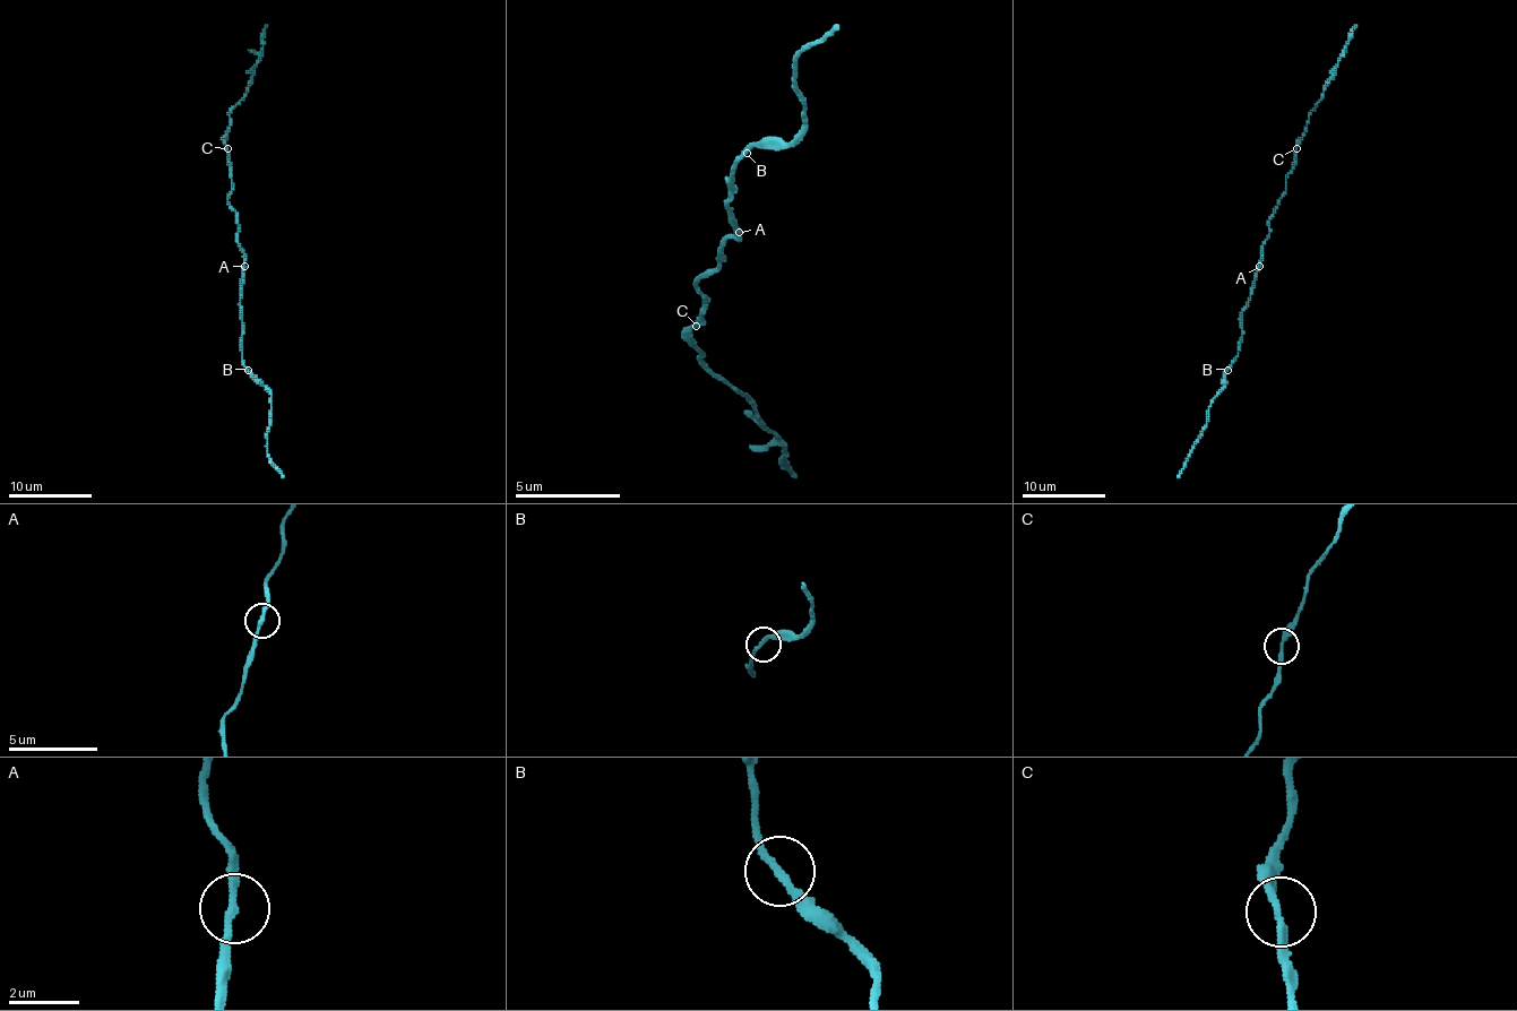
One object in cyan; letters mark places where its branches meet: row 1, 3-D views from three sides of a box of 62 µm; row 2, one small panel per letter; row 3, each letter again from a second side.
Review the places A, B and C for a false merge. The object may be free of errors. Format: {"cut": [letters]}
{"cut": []}

